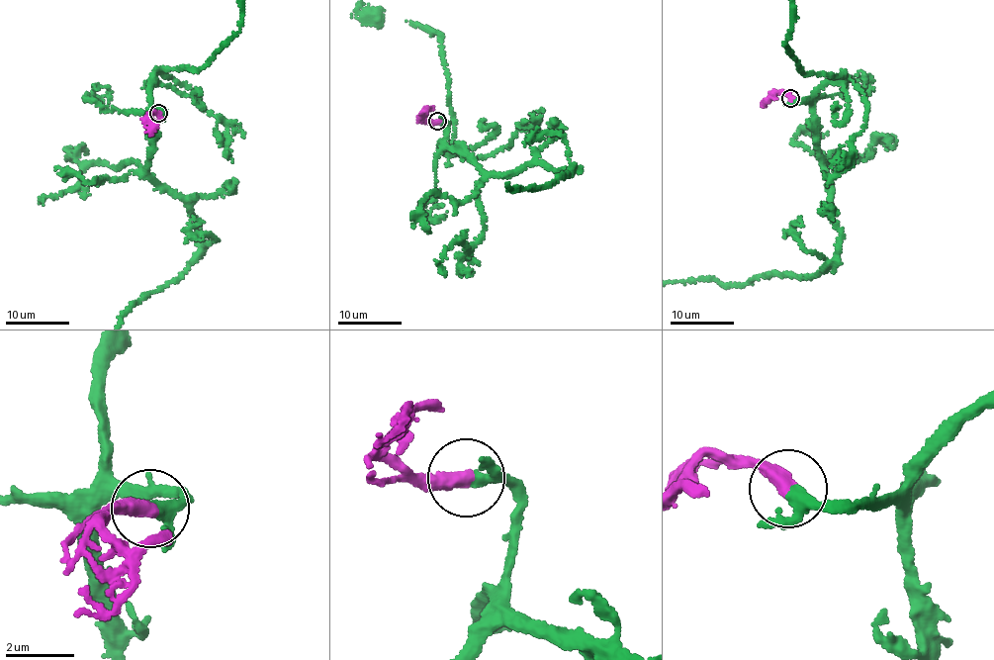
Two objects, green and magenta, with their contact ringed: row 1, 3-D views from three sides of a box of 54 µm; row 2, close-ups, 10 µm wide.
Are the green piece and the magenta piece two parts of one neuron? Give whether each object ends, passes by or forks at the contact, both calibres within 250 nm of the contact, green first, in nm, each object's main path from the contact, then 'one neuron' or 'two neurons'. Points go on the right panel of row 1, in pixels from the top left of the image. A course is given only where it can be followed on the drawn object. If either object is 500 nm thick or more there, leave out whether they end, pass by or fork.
green passes by; magenta ends there; 280 nm thick on the green side, 460 nm on the other; green runs (791, 98), (811, 97), (817, 88), (845, 73), (806, 74), (785, 44), (792, 29); magenta runs (790, 98), (775, 92), (764, 106); one neuron

